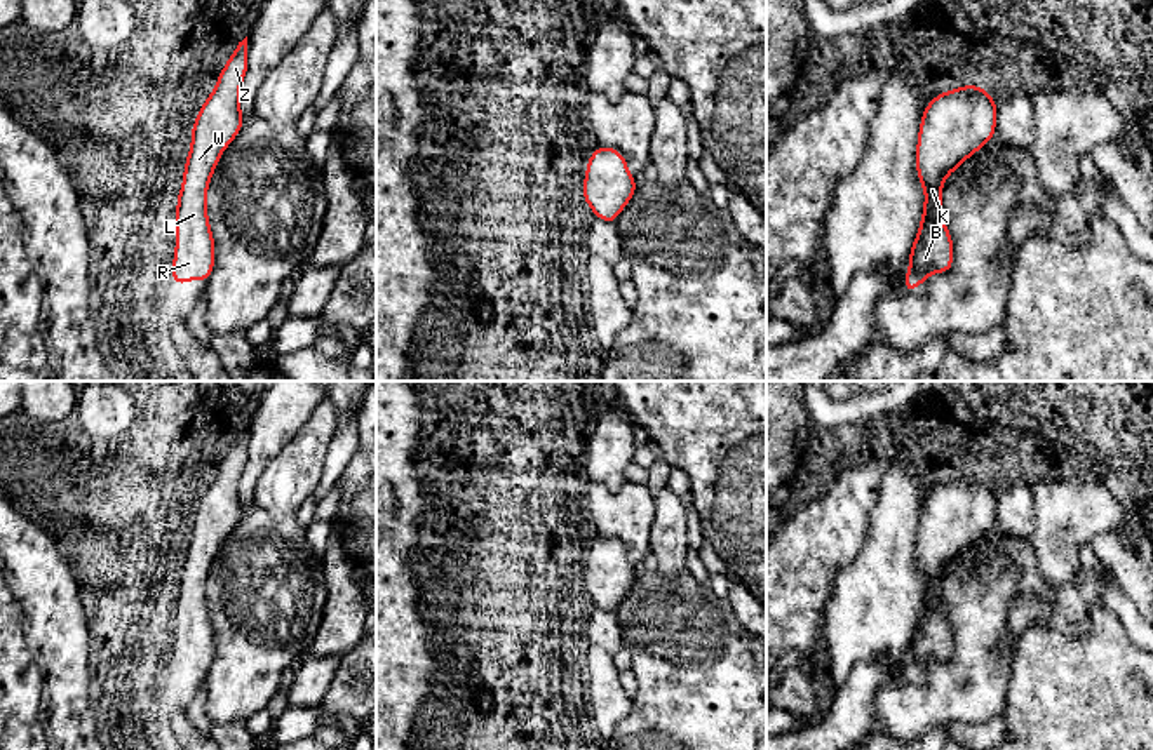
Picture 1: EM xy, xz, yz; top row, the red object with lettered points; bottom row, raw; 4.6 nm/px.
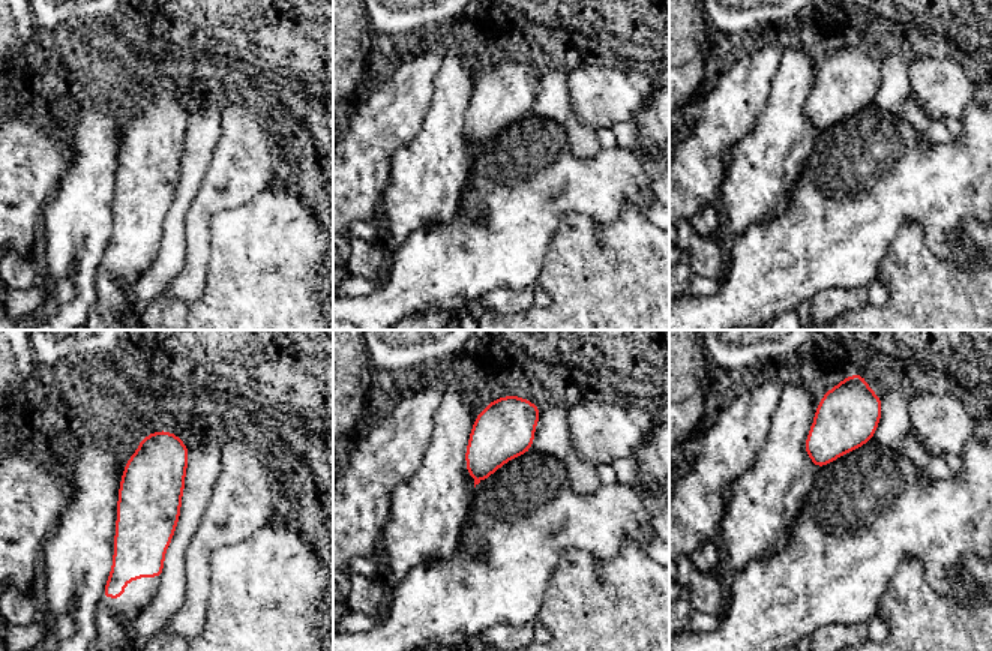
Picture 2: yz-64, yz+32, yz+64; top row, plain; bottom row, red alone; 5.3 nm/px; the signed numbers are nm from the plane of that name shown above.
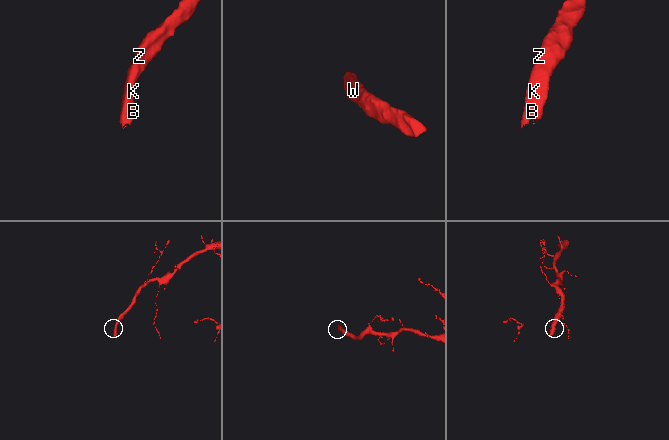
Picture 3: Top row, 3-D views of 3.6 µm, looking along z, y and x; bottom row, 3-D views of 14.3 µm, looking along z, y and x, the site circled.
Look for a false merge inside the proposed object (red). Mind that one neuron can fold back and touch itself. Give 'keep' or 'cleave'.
keep

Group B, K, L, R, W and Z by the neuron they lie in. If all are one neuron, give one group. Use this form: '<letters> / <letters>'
B K L R W Z

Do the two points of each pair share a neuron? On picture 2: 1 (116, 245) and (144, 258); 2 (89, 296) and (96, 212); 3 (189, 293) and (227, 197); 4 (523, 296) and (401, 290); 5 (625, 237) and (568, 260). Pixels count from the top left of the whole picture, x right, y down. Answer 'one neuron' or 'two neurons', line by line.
1: one neuron
2: one neuron
3: one neuron
4: two neurons
5: one neuron

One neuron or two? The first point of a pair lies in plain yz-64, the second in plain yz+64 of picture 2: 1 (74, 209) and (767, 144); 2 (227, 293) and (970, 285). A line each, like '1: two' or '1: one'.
1: one
2: one

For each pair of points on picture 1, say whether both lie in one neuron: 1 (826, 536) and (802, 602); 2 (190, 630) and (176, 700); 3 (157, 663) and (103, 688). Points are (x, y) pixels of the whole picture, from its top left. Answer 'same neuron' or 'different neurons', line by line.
1: same neuron
2: same neuron
3: same neuron

